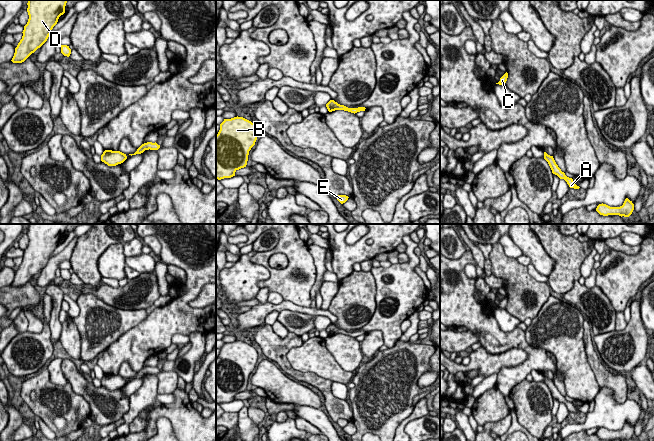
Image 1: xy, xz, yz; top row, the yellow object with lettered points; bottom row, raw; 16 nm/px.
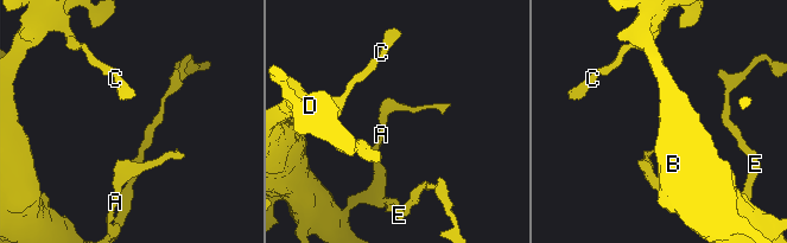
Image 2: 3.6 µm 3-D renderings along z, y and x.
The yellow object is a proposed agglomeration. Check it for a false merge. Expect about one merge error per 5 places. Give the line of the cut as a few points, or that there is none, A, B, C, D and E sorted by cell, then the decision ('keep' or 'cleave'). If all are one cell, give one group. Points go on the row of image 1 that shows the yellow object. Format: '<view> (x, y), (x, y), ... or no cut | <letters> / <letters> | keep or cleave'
no cut | A B C D E | keep

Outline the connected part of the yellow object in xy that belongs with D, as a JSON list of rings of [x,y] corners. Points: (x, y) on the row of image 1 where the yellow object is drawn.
[[[28,0],[29,19],[24,26],[23,36],[12,58],[13,63],[24,62],[48,39],[58,19],[65,13],[68,0]]]

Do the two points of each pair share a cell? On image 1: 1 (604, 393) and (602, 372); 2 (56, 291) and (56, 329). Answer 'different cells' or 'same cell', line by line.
1: different cells
2: same cell

